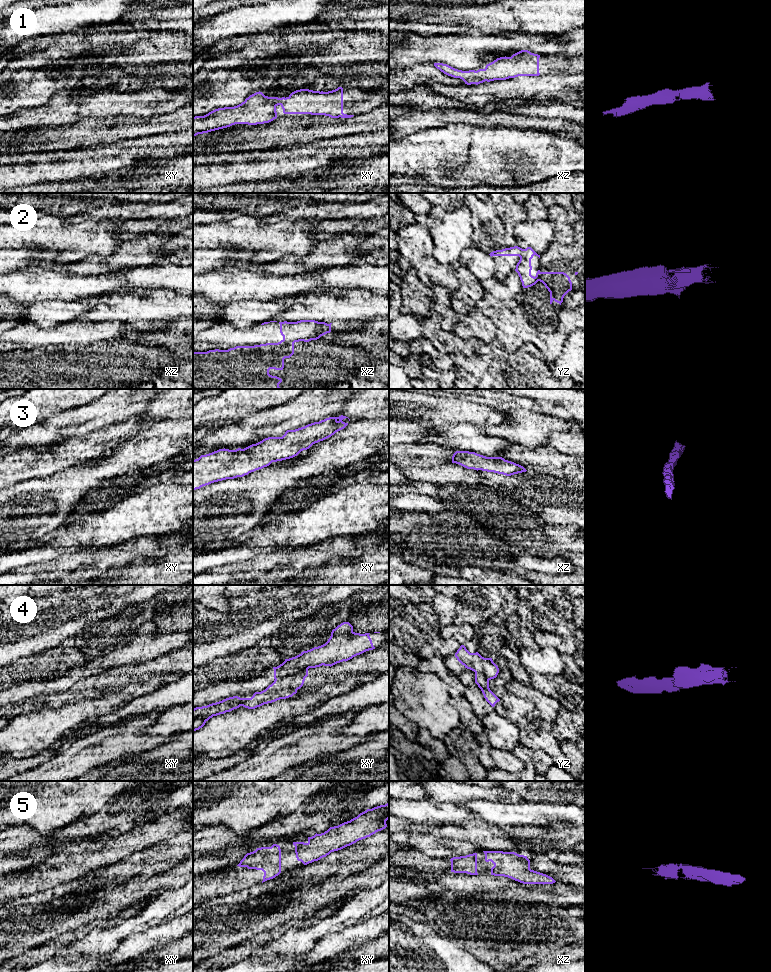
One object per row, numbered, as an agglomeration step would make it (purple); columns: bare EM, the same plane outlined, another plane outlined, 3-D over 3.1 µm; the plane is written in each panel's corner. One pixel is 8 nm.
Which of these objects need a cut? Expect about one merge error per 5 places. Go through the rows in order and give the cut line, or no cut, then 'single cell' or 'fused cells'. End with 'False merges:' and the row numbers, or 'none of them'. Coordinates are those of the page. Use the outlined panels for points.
1: no cut; single cell
2: cut in xz along (294, 342), (277, 343); fused cells
3: no cut; single cell
4: cut in xy along (307, 668), (278, 677), (275, 680); fused cells
5: no cut; single cell
False merges: 2, 4

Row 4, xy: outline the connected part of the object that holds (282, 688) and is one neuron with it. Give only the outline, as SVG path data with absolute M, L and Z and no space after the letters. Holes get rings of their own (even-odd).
M308 669L300 670L295 674L278 678L261 692L255 692L251 698L233 696L207 706L193 709L193 731L202 728L212 718L243 706L255 709L264 704L272 703L280 699L292 697L297 693L308 676Z

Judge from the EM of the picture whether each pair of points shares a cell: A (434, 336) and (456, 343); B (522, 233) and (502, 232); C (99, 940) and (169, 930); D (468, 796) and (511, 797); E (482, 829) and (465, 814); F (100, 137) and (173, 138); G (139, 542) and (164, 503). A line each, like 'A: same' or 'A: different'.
A: same
B: different
C: different
D: same
E: different
F: different
G: different

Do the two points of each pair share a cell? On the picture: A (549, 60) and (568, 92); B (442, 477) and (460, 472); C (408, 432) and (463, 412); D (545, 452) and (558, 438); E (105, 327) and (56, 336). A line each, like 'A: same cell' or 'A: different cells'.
A: different cells
B: same cell
C: different cells
D: different cells
E: same cell

